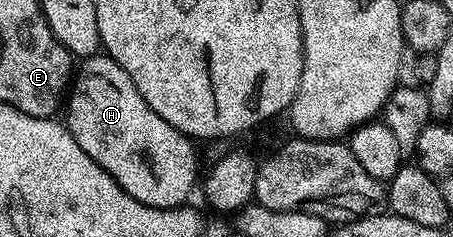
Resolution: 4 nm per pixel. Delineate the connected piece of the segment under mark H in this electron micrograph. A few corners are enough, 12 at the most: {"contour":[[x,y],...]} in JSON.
{"contour":[[112,56],[78,65],[77,146],[137,202],[186,205],[196,141]]}

